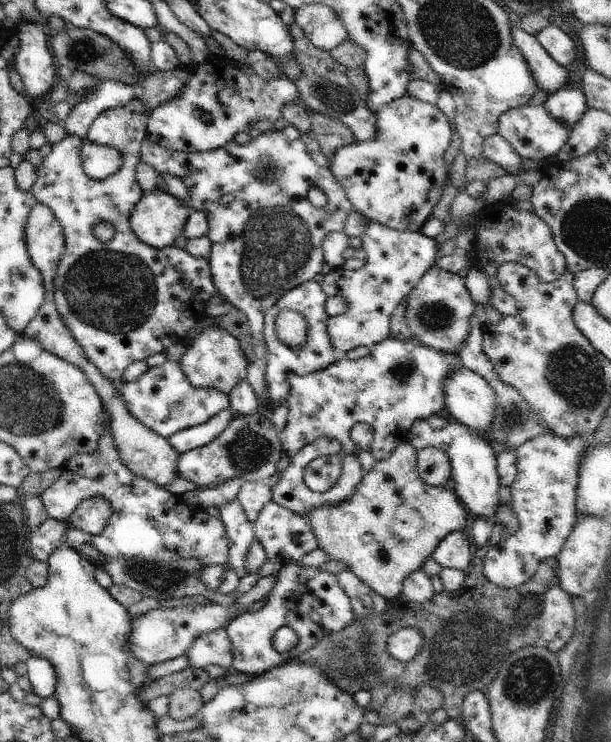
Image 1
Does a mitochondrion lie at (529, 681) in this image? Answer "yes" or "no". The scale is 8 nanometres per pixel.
yes

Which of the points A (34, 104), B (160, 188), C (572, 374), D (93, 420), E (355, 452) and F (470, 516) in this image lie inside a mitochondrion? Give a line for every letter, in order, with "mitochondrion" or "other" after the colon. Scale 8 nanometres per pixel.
A: other
B: other
C: mitochondrion
D: other
E: other
F: other

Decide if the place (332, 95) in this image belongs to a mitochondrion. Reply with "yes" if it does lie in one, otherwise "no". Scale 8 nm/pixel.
yes

